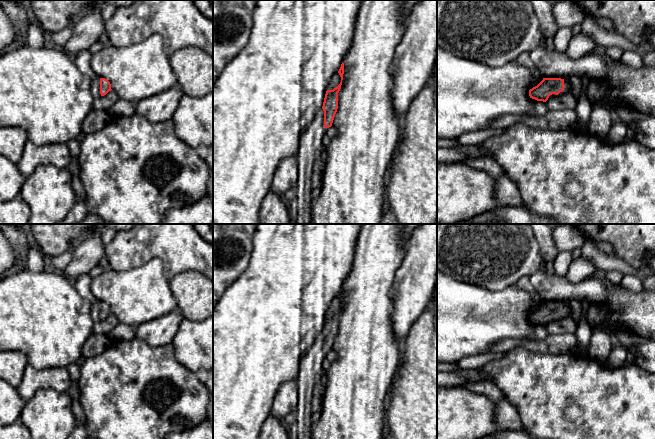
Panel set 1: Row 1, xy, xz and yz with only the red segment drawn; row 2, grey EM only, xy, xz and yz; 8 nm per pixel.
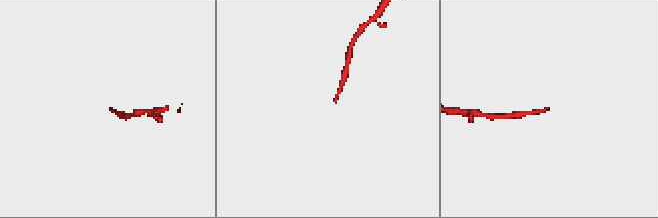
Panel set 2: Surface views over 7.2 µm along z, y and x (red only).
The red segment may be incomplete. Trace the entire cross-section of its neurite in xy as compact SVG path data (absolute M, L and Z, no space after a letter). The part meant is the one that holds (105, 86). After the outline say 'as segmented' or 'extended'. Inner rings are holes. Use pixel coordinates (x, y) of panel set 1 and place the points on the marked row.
M95 78L91 83L91 94L94 99L100 98L111 91L111 84L105 78Z | extended

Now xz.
M343 62L338 73L341 77L340 84L333 90L326 91L323 106L316 112L314 120L300 138L297 153L298 179L292 187L296 195L293 224L312 224L311 205L314 199L312 197L311 180L314 161L318 148L322 146L326 129L332 126L338 109L338 93L341 89L344 74Z | extended

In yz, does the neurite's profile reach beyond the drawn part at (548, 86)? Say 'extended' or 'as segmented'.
extended

